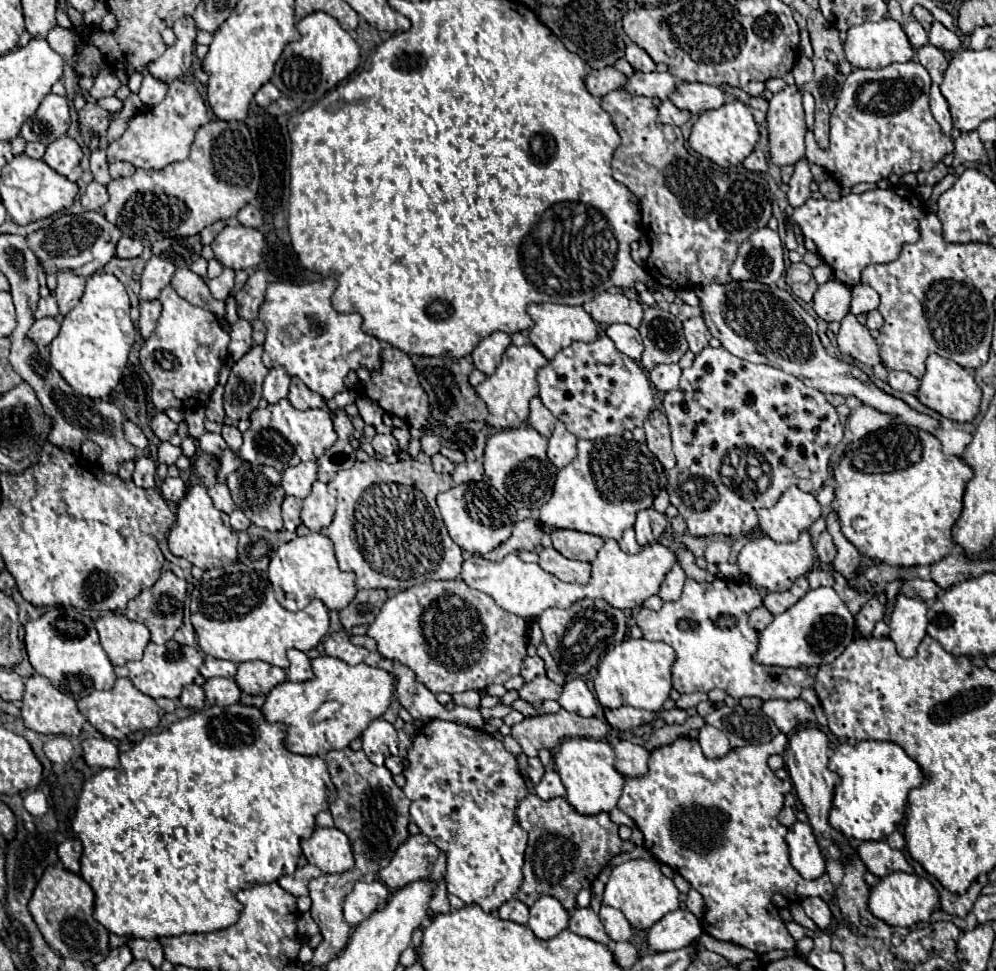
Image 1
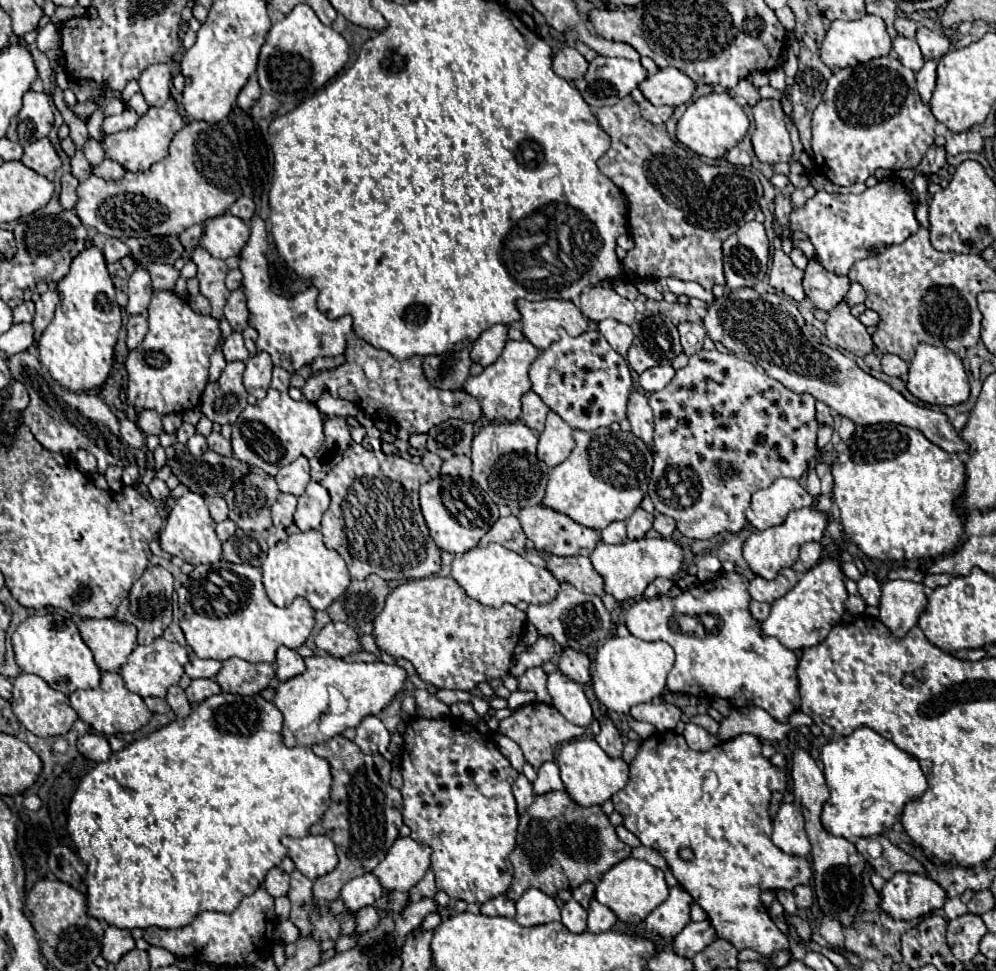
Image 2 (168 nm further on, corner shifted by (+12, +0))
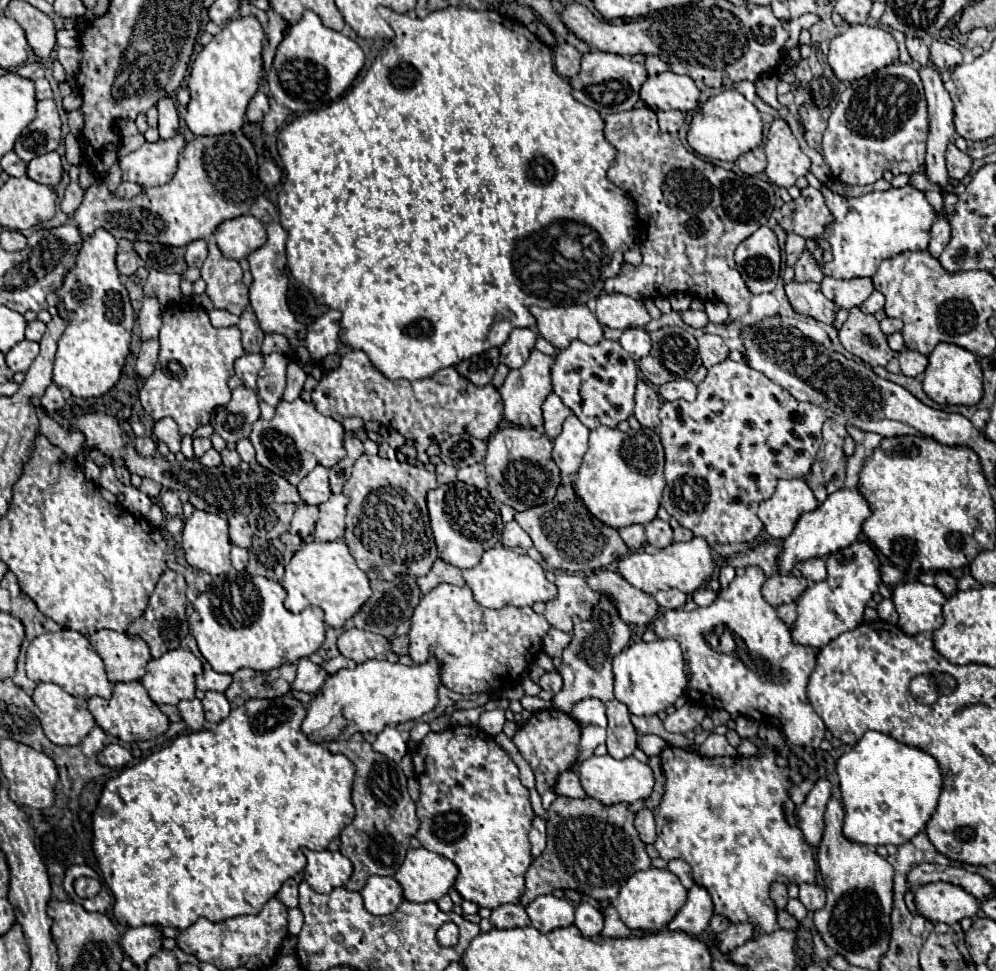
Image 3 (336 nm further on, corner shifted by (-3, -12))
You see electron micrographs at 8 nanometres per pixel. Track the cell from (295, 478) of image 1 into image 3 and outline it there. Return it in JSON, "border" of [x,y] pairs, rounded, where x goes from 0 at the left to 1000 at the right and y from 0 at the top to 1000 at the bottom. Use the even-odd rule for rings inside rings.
{"border":[[[318,480],[314,486],[310,486],[298,501],[302,513],[312,519],[312,521],[320,521],[322,517],[326,517],[332,511],[332,503],[330,503],[330,484],[324,480]]]}

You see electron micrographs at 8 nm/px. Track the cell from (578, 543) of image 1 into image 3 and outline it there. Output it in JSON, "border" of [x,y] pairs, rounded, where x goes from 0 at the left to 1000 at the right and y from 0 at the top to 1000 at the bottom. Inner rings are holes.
{"border":[[[563,498],[557,511],[543,521],[525,525],[517,529],[519,540],[533,552],[535,562],[543,568],[551,585],[565,589],[589,589],[607,585],[621,575],[632,571],[630,560],[621,552],[619,544],[609,544],[609,540],[601,540],[589,523],[585,523],[585,515],[577,511],[575,498]]]}

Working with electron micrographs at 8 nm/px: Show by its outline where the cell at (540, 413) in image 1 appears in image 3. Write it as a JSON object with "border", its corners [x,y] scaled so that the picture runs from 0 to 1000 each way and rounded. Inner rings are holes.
{"border":[[[553,404],[551,408],[549,408],[549,412],[545,414],[545,430],[547,430],[547,447],[551,449],[551,451],[557,451],[557,449],[561,449],[561,445],[563,445],[563,439],[565,439],[565,433],[569,430],[569,428],[573,428],[575,424],[563,414],[563,410],[557,406],[557,404]]]}

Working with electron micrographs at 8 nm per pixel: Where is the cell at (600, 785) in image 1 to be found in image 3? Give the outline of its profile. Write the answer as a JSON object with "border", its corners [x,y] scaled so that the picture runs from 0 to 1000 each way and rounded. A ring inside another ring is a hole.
{"border":[[[611,777],[593,779],[583,787],[581,801],[583,801],[583,809],[587,812],[589,820],[599,822],[605,828],[619,828],[619,826],[636,828],[638,824],[650,822],[656,816],[656,807],[658,807],[652,787],[642,785],[638,779],[630,779],[626,783],[617,783]]]}

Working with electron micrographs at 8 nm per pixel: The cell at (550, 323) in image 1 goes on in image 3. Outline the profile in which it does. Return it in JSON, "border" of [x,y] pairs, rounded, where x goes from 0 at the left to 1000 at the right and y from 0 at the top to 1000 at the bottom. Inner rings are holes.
{"border":[[[587,313],[541,317],[533,315],[533,323],[539,330],[541,344],[551,350],[559,360],[565,360],[573,350],[587,354],[599,354],[605,348],[605,336]]]}

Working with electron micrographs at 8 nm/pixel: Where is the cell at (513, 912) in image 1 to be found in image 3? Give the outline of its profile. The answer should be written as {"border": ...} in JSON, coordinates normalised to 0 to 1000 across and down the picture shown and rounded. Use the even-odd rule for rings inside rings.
{"border":[[[505,931],[493,937],[493,950],[497,956],[521,956],[531,954],[531,943],[525,931]]]}

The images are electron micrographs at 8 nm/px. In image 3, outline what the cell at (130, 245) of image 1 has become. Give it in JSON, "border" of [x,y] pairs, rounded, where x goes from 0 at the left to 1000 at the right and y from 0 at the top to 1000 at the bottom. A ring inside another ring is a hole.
{"border":[[[119,260],[117,262],[117,276],[119,276],[119,282],[123,284],[132,284],[136,282],[138,278],[138,264],[134,260]]]}

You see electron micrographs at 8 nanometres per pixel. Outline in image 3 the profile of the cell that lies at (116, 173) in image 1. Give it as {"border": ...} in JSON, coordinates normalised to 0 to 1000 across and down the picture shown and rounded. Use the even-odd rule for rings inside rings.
{"border":[[[121,187],[121,192],[117,194],[117,202],[119,204],[136,204],[144,194],[140,189],[134,187]]]}

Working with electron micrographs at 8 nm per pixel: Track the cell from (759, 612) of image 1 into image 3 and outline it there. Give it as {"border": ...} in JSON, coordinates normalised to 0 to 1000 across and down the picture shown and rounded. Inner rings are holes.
{"border":[[[800,620],[786,622],[786,624],[780,626],[780,630],[782,630],[782,636],[794,645],[800,639]]]}

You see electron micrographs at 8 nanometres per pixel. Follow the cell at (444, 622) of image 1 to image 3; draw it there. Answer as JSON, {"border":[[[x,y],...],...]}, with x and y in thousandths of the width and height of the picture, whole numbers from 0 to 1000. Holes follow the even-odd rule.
{"border":[[[441,601],[427,612],[413,634],[413,665],[415,682],[429,682],[435,676],[443,682],[443,702],[465,717],[483,713],[501,713],[523,698],[525,690],[543,671],[543,659],[551,651],[545,632],[535,630],[533,624],[507,624],[501,628],[487,626],[477,620],[469,604]]]}

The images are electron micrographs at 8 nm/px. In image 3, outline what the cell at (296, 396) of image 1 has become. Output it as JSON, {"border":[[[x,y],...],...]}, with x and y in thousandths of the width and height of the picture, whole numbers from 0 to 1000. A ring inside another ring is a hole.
{"border":[[[292,371],[290,377],[288,377],[288,400],[286,400],[284,412],[292,414],[292,412],[300,410],[300,406],[302,406],[302,402],[304,402],[306,389],[308,389],[308,385],[302,381],[302,377]]]}

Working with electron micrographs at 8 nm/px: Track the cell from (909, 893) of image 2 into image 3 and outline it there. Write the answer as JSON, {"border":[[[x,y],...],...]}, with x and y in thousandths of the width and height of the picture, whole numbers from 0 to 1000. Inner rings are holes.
{"border":[[[953,908],[929,910],[919,919],[919,925],[925,943],[947,952],[959,952],[967,945],[979,945],[983,937],[983,929],[979,923]]]}

